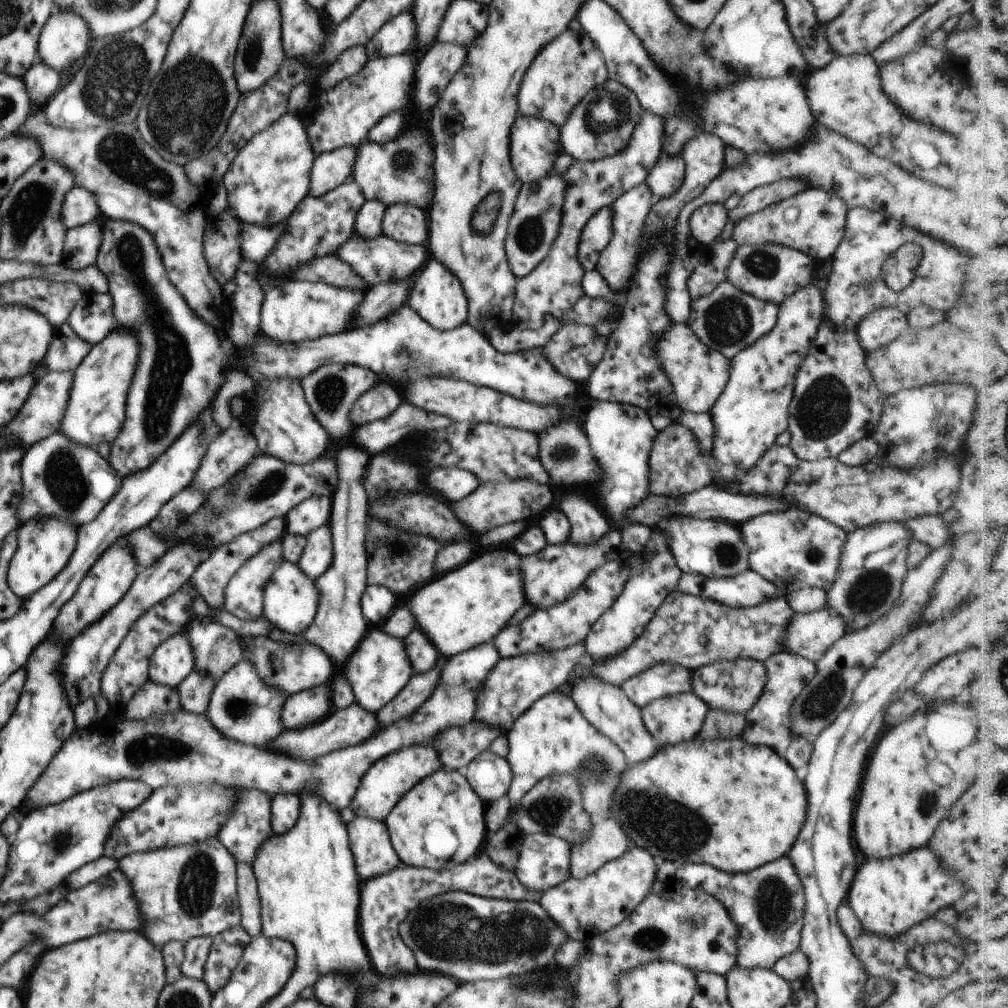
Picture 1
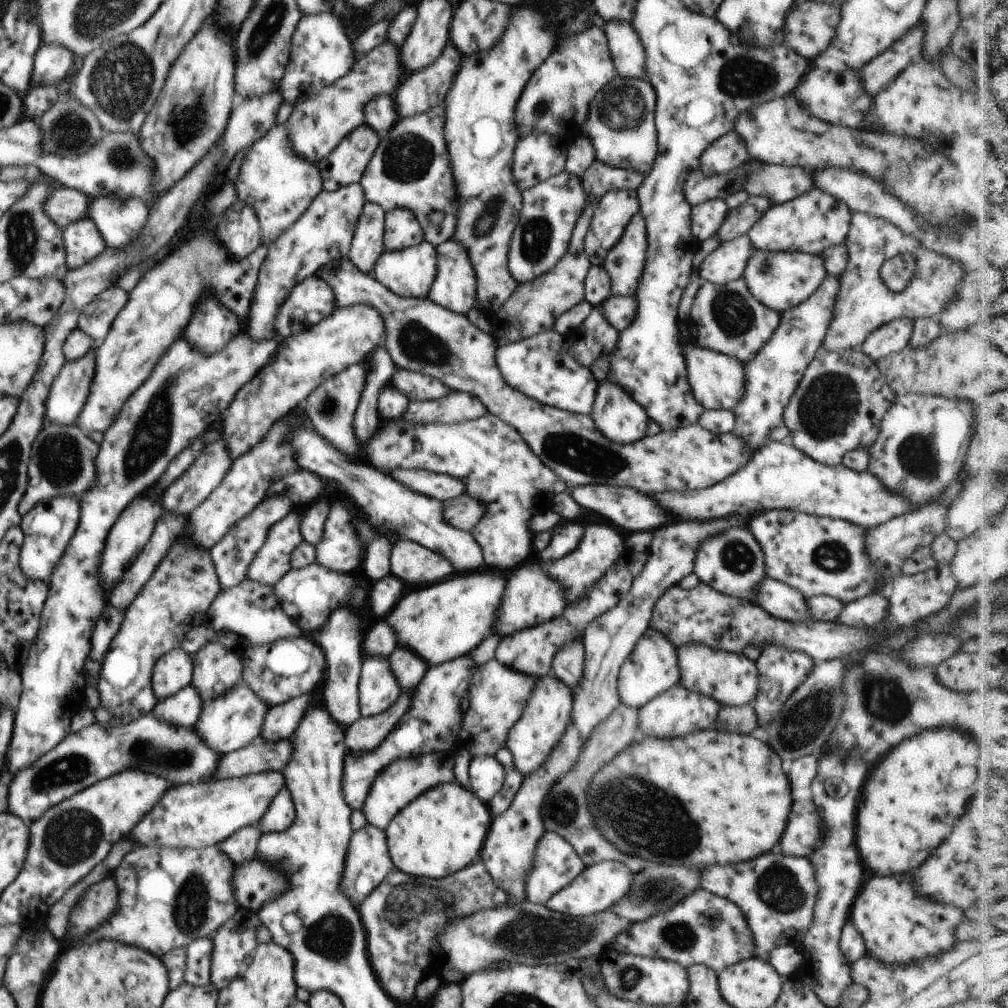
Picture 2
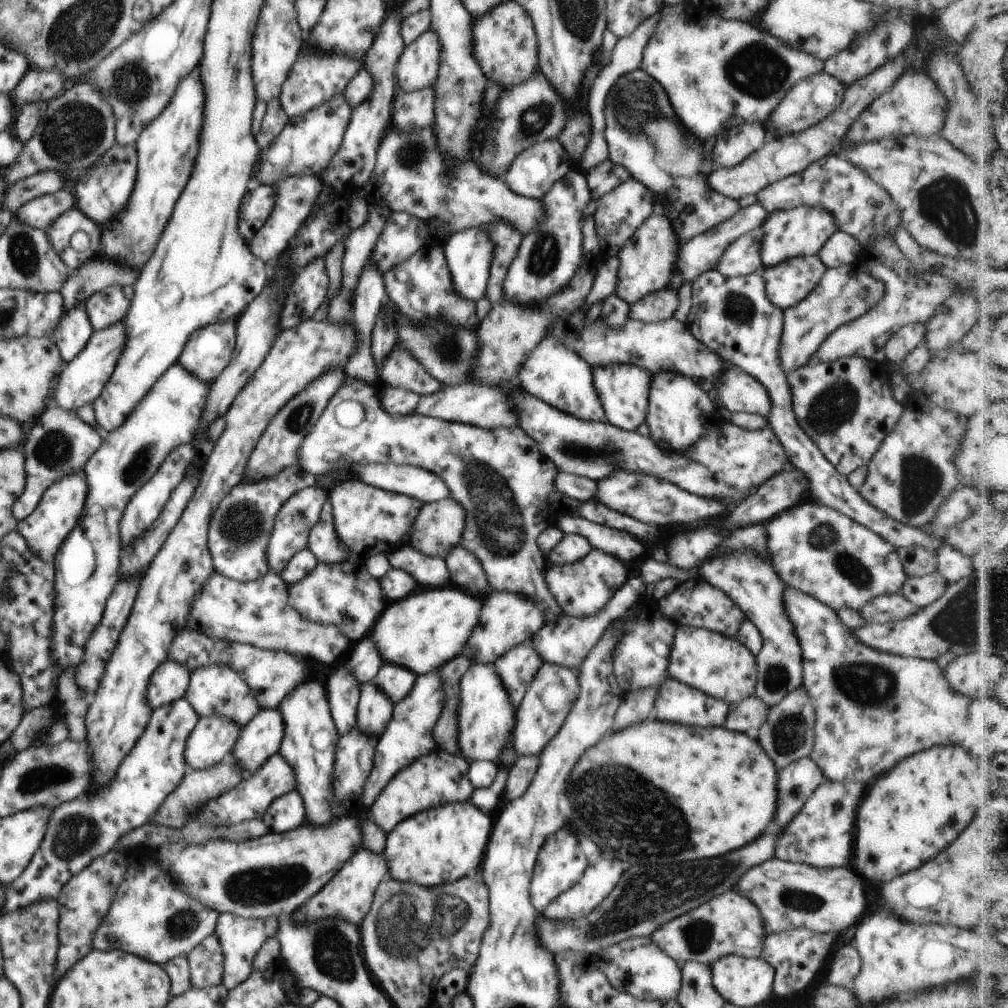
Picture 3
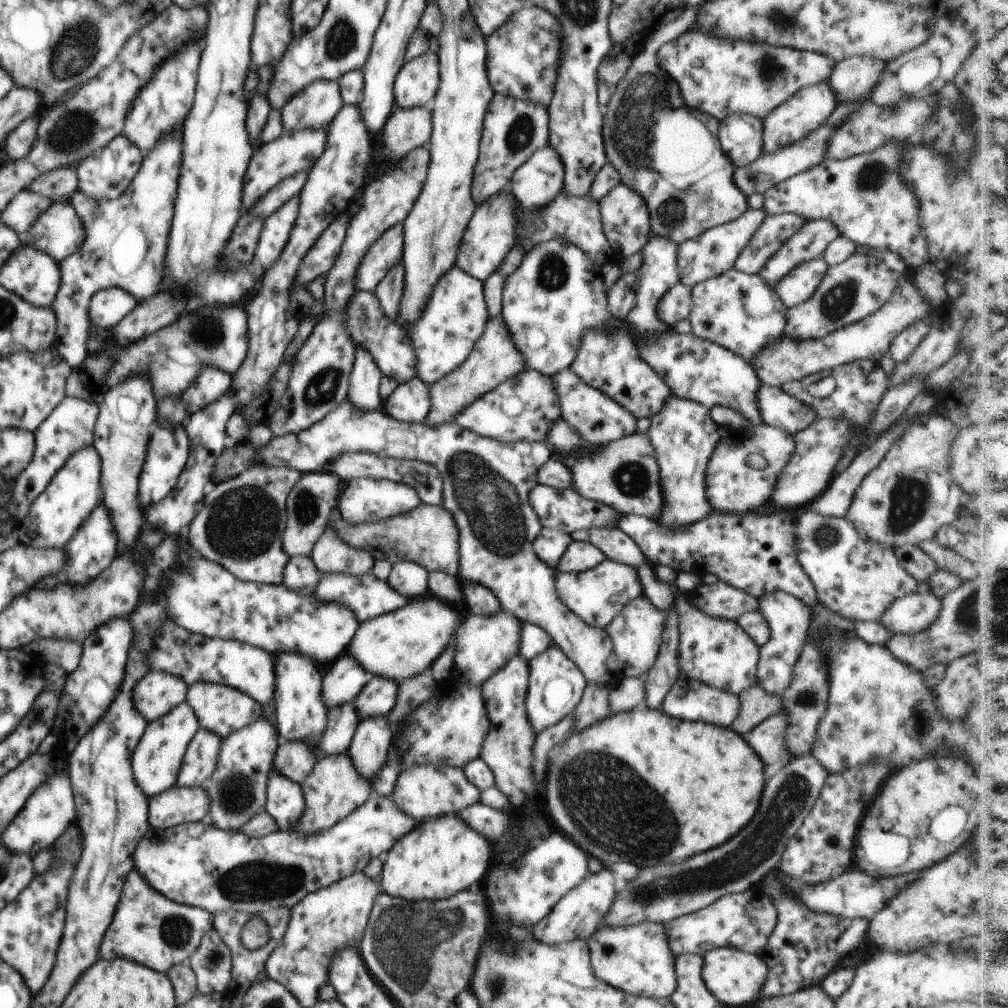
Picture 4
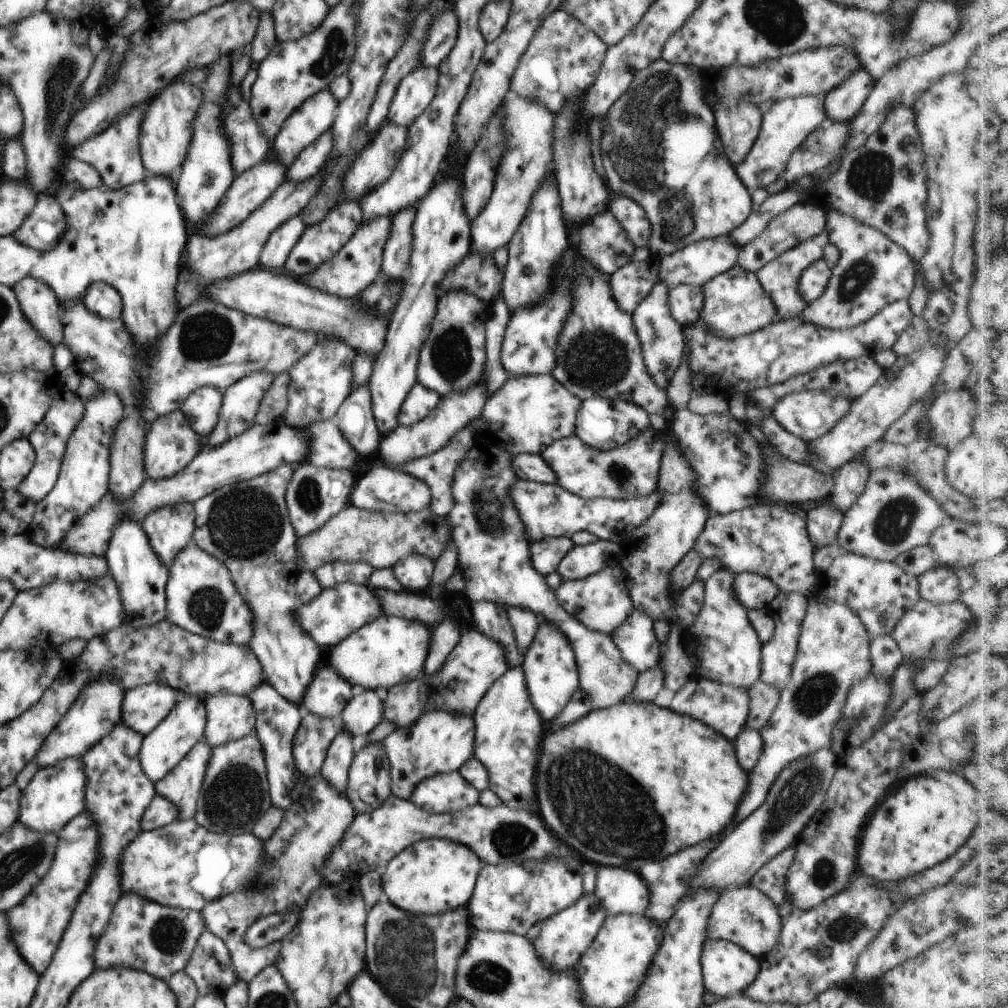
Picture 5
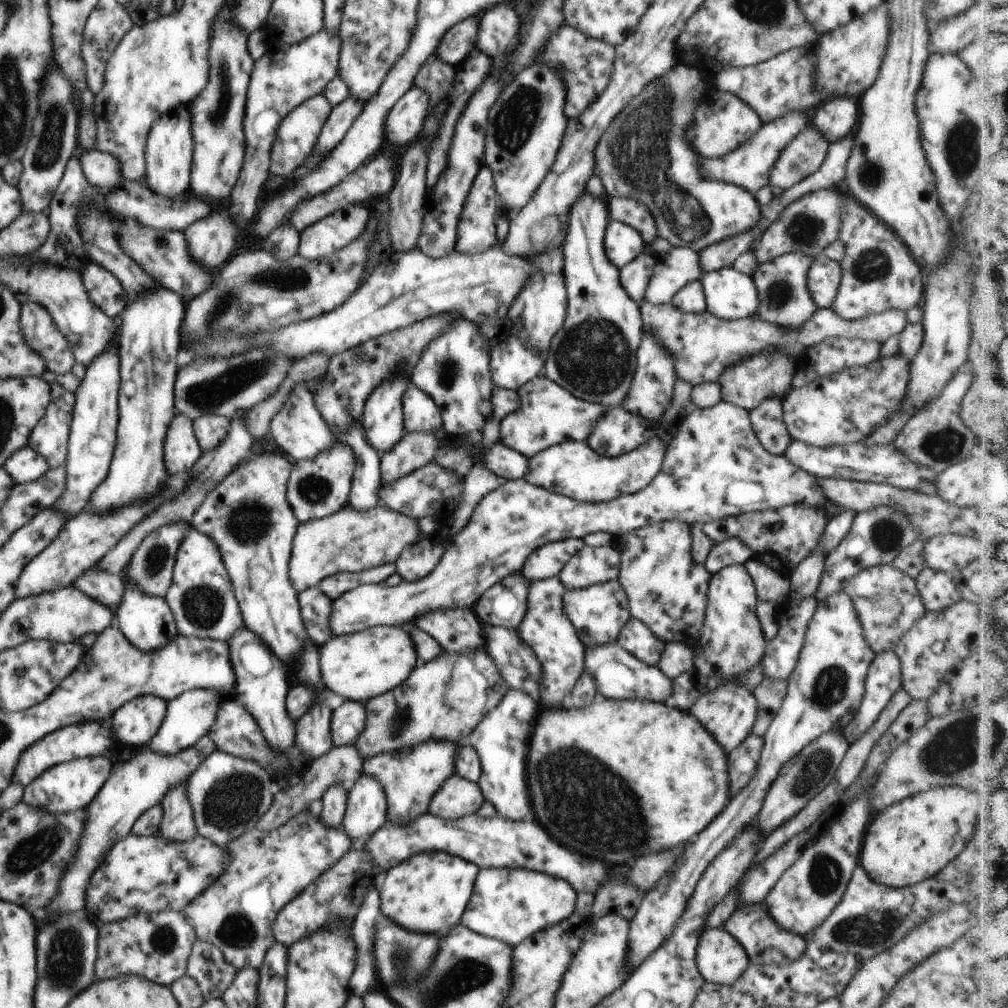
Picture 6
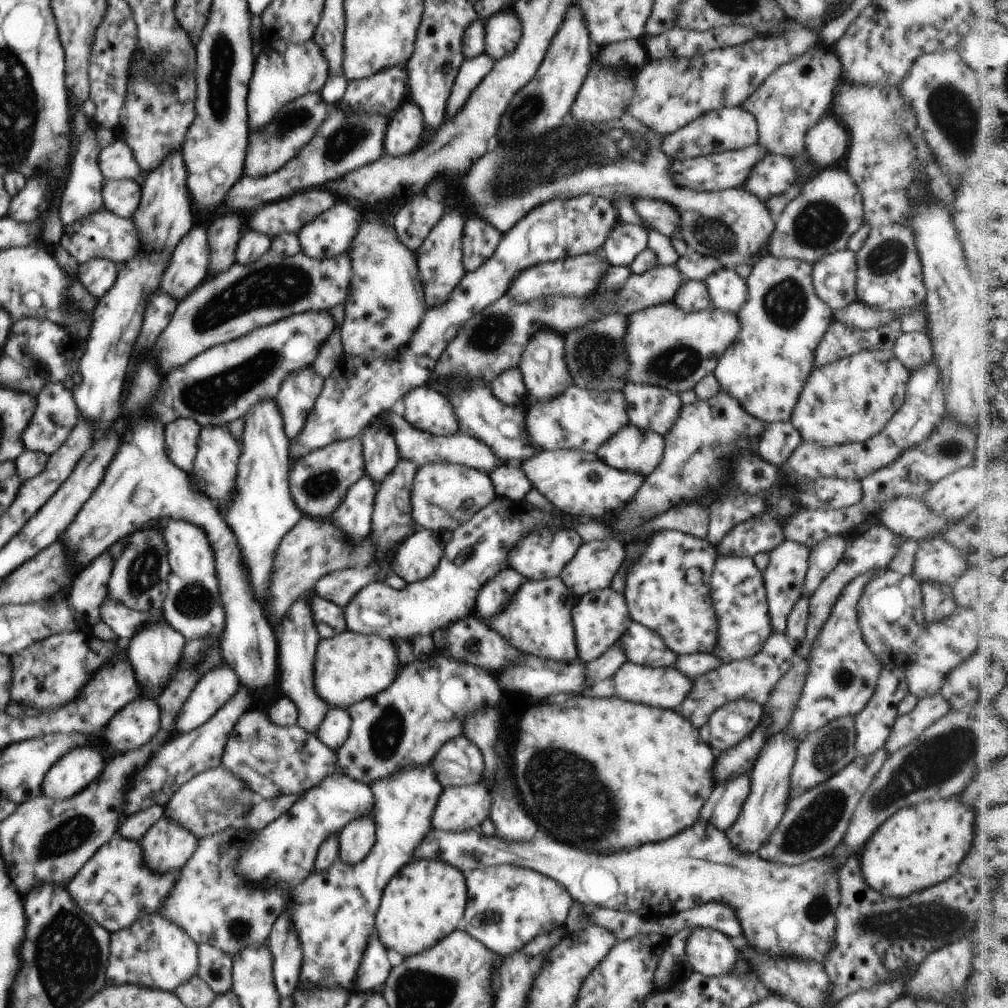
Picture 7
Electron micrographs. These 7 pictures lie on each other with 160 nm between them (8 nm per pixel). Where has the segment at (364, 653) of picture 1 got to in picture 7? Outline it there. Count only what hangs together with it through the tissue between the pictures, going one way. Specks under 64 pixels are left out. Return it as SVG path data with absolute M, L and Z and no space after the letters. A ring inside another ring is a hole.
M360 818L349 822L342 832L338 834L340 838L340 860L346 864L358 864L366 858L366 854L374 846L374 822L372 818Z

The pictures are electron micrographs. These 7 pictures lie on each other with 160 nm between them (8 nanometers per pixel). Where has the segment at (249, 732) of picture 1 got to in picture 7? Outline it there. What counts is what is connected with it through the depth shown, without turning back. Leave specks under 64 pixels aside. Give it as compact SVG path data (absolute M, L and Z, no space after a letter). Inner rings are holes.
M164 814L140 840L145 865L161 875L180 871L196 850L198 841L189 830Z

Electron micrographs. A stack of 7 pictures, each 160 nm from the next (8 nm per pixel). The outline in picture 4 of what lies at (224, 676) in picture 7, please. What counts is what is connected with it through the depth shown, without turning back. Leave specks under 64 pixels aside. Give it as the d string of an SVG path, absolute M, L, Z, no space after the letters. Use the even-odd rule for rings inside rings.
M186 702L167 712L154 722L149 722L144 734L134 749L132 757L133 775L146 796L157 795L175 785L183 765L187 746L200 728L194 709Z

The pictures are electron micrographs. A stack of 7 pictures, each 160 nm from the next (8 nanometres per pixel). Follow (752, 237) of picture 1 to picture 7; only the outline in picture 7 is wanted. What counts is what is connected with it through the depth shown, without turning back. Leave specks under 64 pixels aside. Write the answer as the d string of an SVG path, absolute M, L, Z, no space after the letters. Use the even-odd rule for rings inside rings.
M765 254L760 257L756 264L752 267L752 271L747 278L747 301L744 306L740 307L736 316L740 323L740 332L738 332L737 339L724 351L724 354L716 360L715 369L713 373L718 379L719 385L724 392L727 392L731 397L734 397L746 410L749 415L754 418L763 420L765 423L779 423L788 422L791 420L792 411L798 402L803 386L806 384L810 373L816 368L815 366L815 352L817 346L820 344L822 337L828 330L828 327L833 322L834 310L832 310L817 294L813 285L813 265L809 262L800 259L778 258L772 254Z

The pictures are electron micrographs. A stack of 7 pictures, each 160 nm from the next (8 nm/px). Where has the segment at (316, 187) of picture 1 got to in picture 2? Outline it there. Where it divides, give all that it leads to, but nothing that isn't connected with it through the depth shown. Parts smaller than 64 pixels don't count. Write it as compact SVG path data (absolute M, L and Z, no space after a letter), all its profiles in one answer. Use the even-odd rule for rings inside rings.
M364 123L350 132L340 144L318 164L324 191L359 183L381 138Z

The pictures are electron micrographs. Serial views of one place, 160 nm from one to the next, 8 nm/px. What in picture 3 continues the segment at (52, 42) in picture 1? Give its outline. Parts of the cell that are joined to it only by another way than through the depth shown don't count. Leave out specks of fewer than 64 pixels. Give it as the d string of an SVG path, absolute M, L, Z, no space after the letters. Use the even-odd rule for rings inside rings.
M30 69L17 84L17 87L14 88L12 92L8 93L8 96L18 113L20 108L30 103L46 103L50 99L56 98L60 92L62 92L62 78L60 78L58 69L50 69L49 71Z

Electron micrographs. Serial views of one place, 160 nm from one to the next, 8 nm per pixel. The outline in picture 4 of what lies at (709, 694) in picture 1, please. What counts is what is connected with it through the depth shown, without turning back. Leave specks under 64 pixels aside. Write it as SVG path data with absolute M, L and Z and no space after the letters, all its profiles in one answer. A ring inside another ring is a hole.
M678 594L676 606L679 612L678 650L682 676L699 680L735 695L739 695L746 688L750 688L750 685L757 684L757 664L760 658L760 649L753 638L748 636L748 633L738 624L738 621L707 615L695 604L692 604L685 594Z

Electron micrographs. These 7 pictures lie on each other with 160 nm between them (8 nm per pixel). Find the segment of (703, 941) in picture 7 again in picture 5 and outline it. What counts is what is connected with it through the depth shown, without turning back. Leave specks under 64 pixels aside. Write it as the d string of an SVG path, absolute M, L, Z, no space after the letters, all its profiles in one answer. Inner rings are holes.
M708 939L701 950L701 973L706 991L725 999L741 992L756 980L760 970L760 959L752 956L741 946L727 940Z

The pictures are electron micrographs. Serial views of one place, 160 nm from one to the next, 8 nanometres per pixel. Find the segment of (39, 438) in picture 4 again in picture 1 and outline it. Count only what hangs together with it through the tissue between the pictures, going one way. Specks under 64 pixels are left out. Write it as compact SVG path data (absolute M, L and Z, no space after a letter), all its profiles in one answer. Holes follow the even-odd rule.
M60 431L39 440L26 449L27 453L21 460L23 497L17 512L21 524L25 524L30 519L36 519L40 515L66 519L77 527L91 523L121 487L123 478L98 453L95 447L75 443L72 439L67 439L67 436Z

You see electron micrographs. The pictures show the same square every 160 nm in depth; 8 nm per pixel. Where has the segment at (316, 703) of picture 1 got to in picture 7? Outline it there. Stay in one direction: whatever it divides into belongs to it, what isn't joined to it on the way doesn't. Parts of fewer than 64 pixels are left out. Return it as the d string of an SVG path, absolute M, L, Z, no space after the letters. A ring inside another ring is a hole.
M222 766L208 769L185 782L172 795L165 807L165 815L182 828L190 831L197 839L212 836L232 826L241 831L245 826L247 812L260 800L244 781Z

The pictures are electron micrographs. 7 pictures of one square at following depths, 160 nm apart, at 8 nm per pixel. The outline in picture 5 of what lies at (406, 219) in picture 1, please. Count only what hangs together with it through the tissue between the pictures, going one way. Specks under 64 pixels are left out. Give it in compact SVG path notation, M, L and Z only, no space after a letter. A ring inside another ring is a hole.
M372 218L368 222L362 222L362 226L356 230L354 238L342 250L339 250L329 261L312 268L314 272L310 271L302 278L298 278L298 282L306 284L310 288L318 288L322 292L330 292L334 296L338 294L342 298L354 298L370 282L374 282L374 278L380 272L382 248L390 234L390 224L392 224L390 218Z

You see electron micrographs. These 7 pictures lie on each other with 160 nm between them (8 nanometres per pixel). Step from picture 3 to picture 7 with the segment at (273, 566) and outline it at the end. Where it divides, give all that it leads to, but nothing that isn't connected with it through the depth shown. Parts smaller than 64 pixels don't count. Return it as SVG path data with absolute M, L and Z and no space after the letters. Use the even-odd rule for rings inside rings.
M359 437L333 442L294 462L290 471L290 492L302 514L326 519L338 508L349 488L365 475L363 444Z

